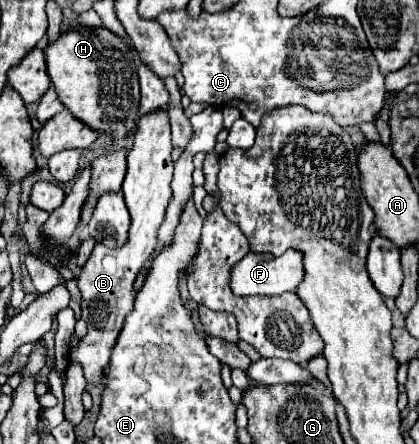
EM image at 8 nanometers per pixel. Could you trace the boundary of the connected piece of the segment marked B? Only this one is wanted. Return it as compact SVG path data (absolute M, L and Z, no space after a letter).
M156 111L156 115L140 117L136 135L134 135L134 145L128 151L128 173L122 183L126 207L132 217L128 239L122 247L112 251L104 247L102 243L96 243L76 279L80 295L82 295L82 303L80 303L82 321L88 325L88 333L78 341L76 347L68 351L68 361L82 365L84 377L90 385L106 385L106 367L110 363L112 347L116 345L124 319L132 311L132 305L134 305L134 293L132 293L134 279L158 245L158 239L156 239L158 227L164 221L164 213L172 197L170 153L172 153L172 143L170 143L168 113Z

